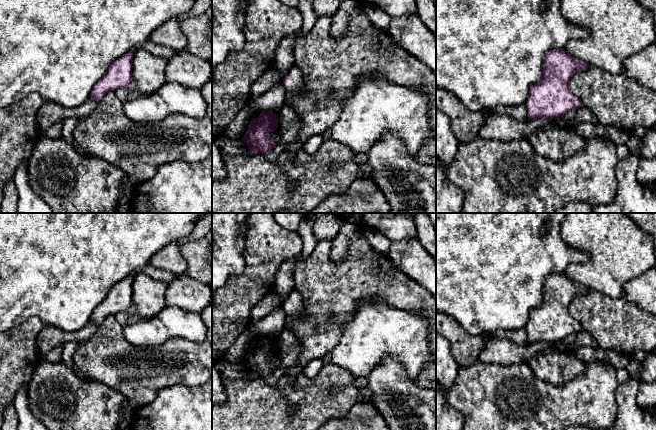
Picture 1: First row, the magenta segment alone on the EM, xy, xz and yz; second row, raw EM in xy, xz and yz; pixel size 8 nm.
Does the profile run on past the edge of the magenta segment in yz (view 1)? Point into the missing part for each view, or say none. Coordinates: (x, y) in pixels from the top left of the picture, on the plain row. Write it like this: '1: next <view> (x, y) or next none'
1: next none

